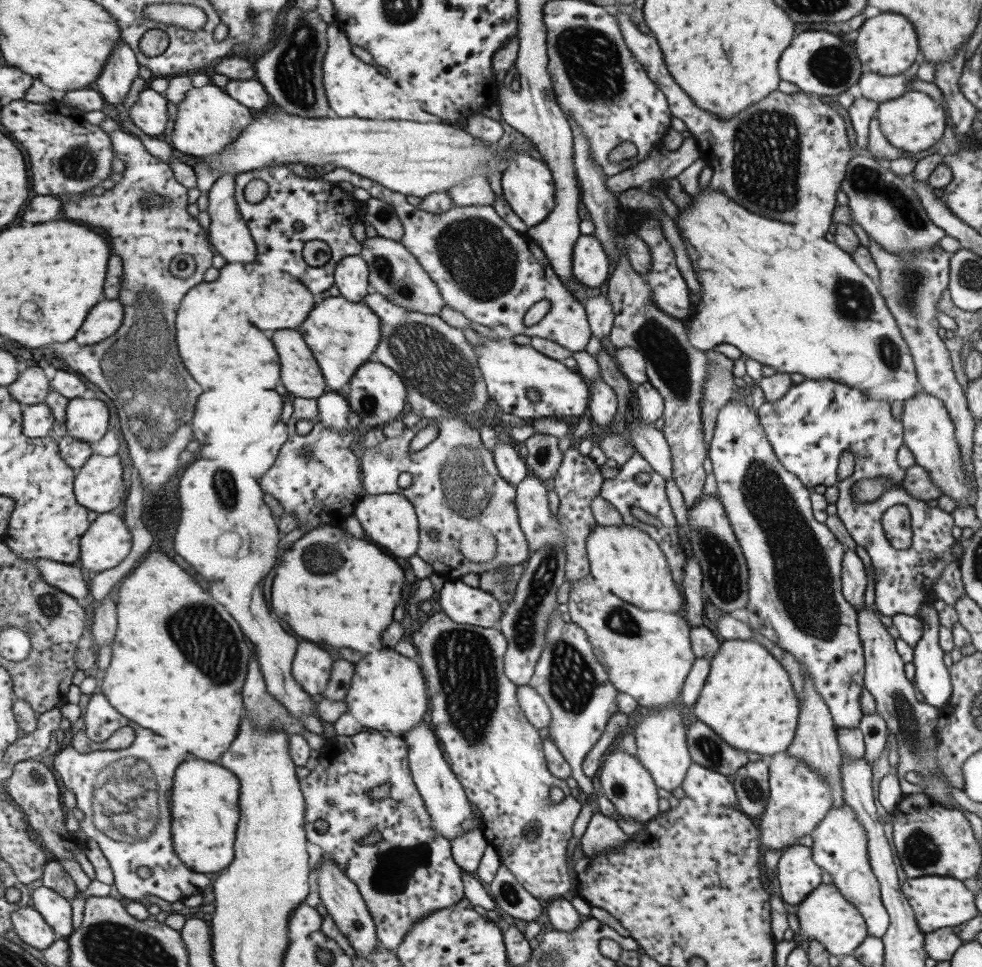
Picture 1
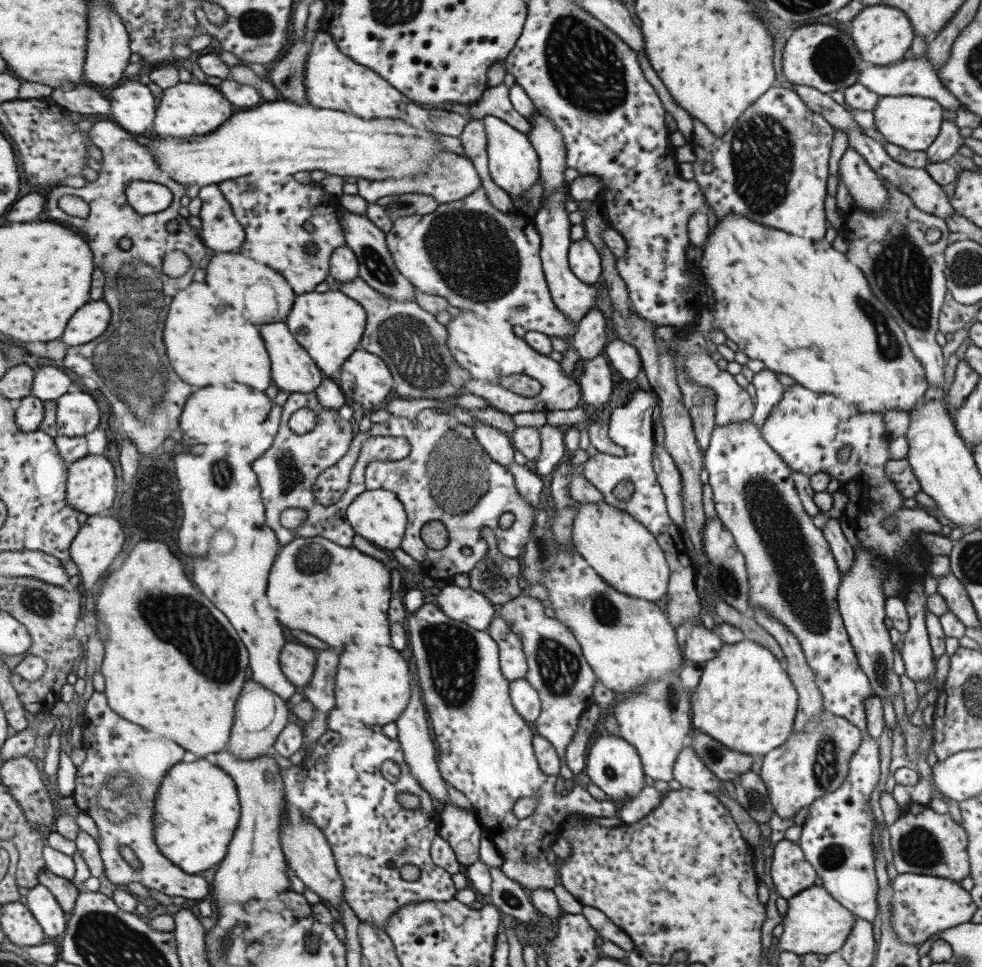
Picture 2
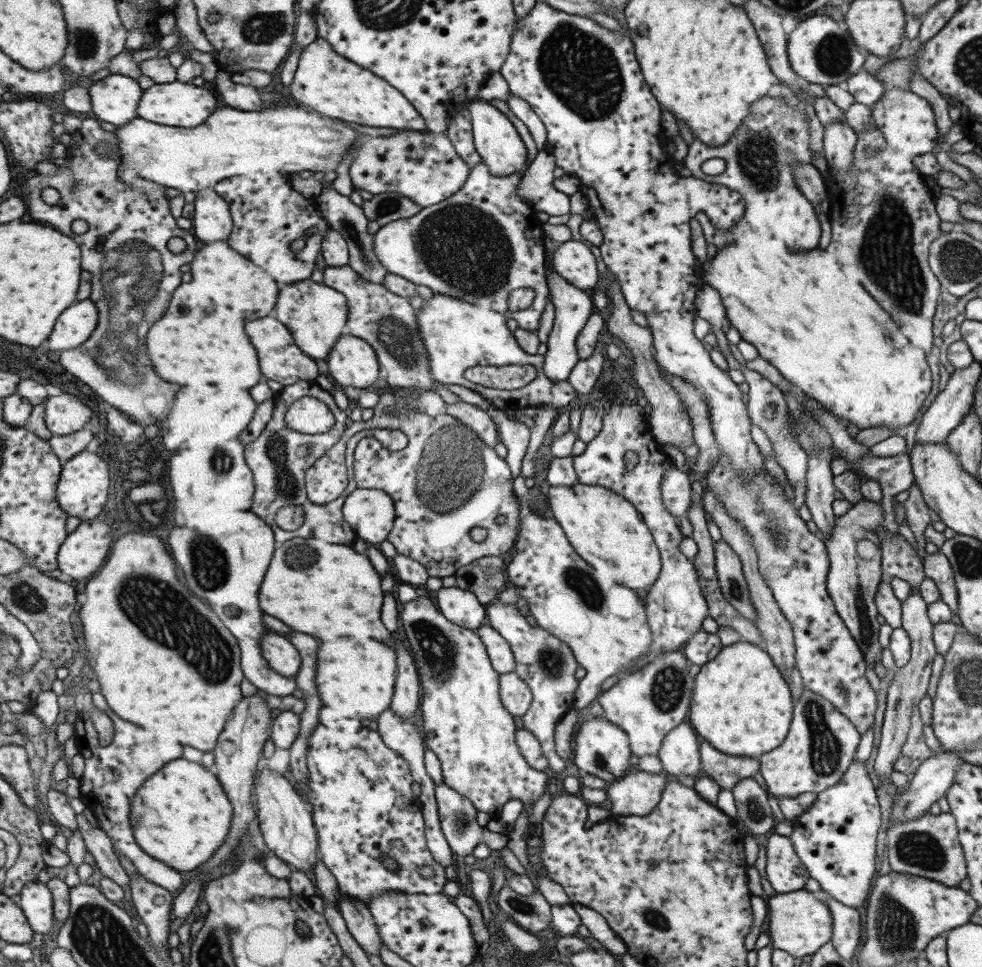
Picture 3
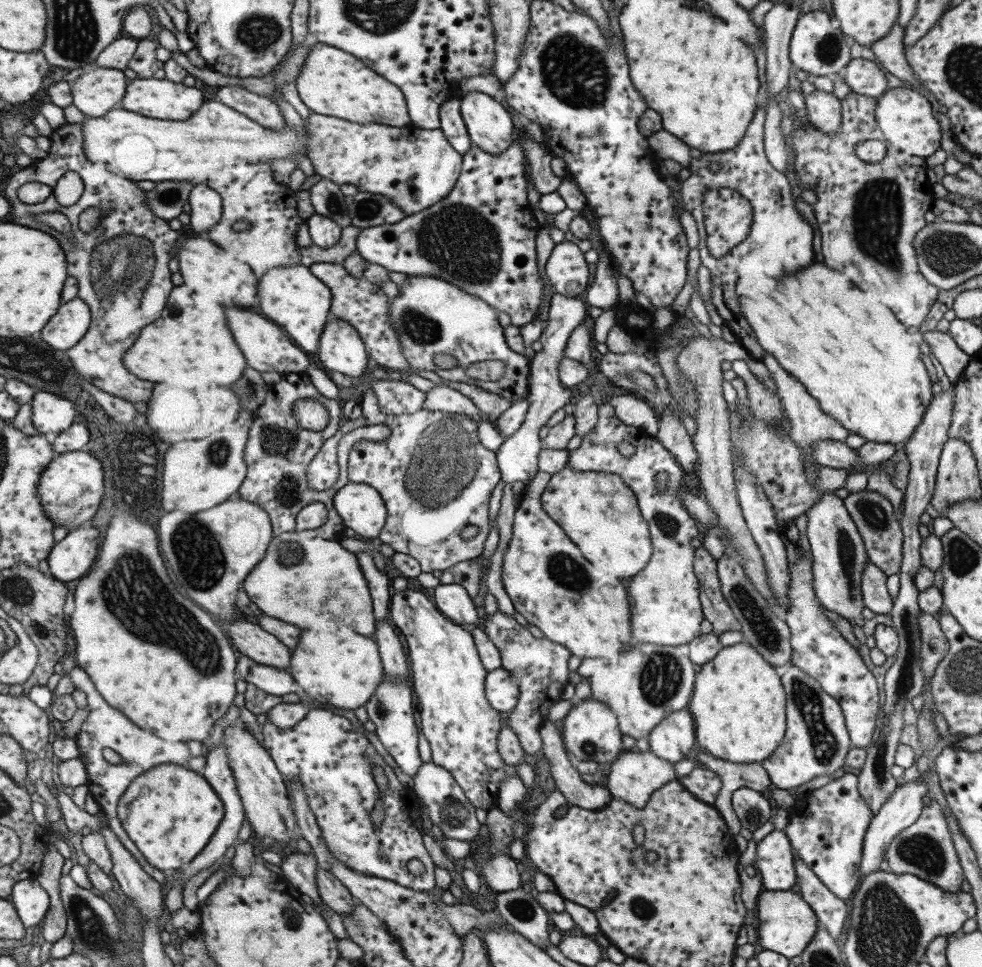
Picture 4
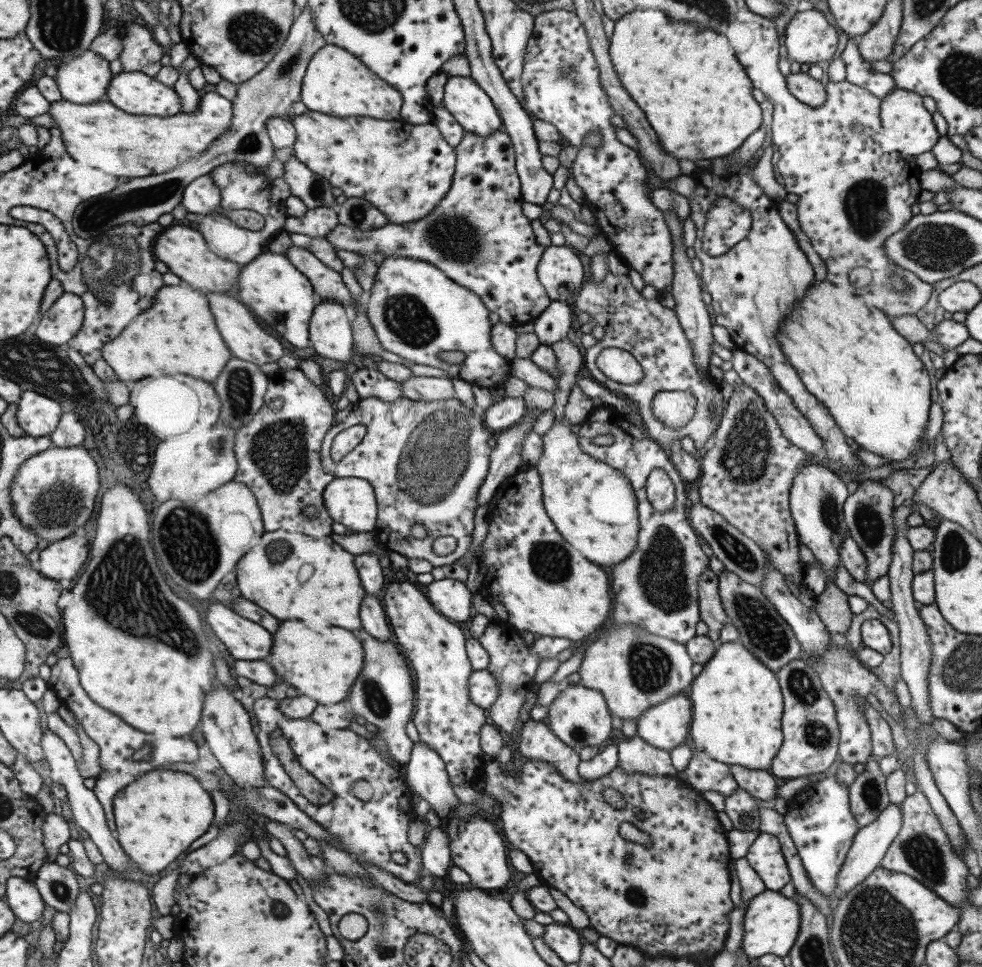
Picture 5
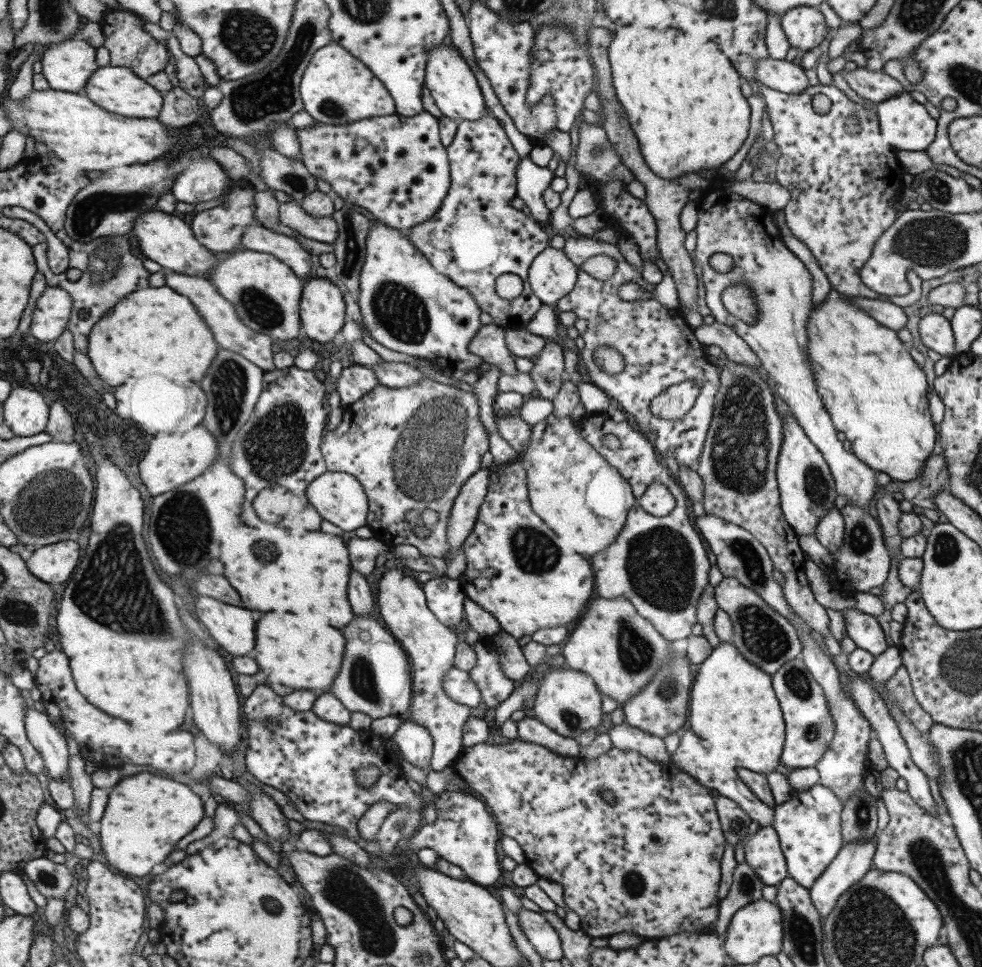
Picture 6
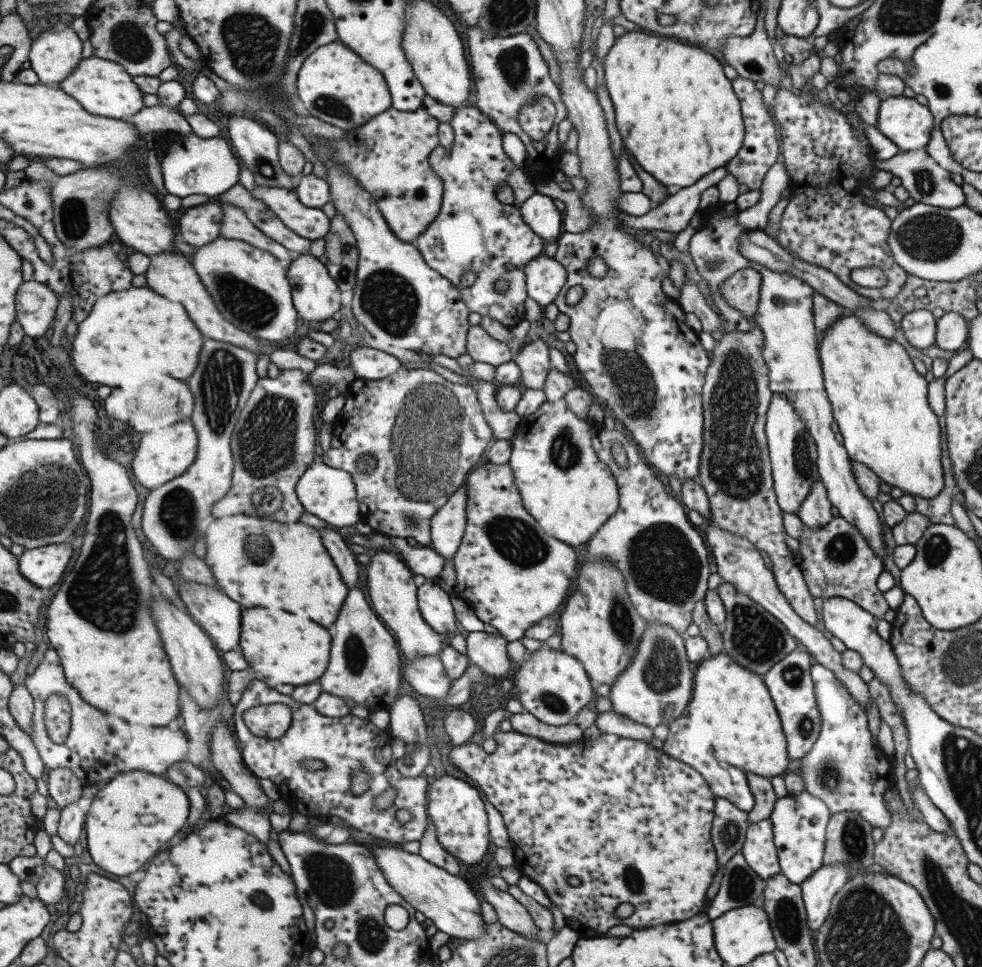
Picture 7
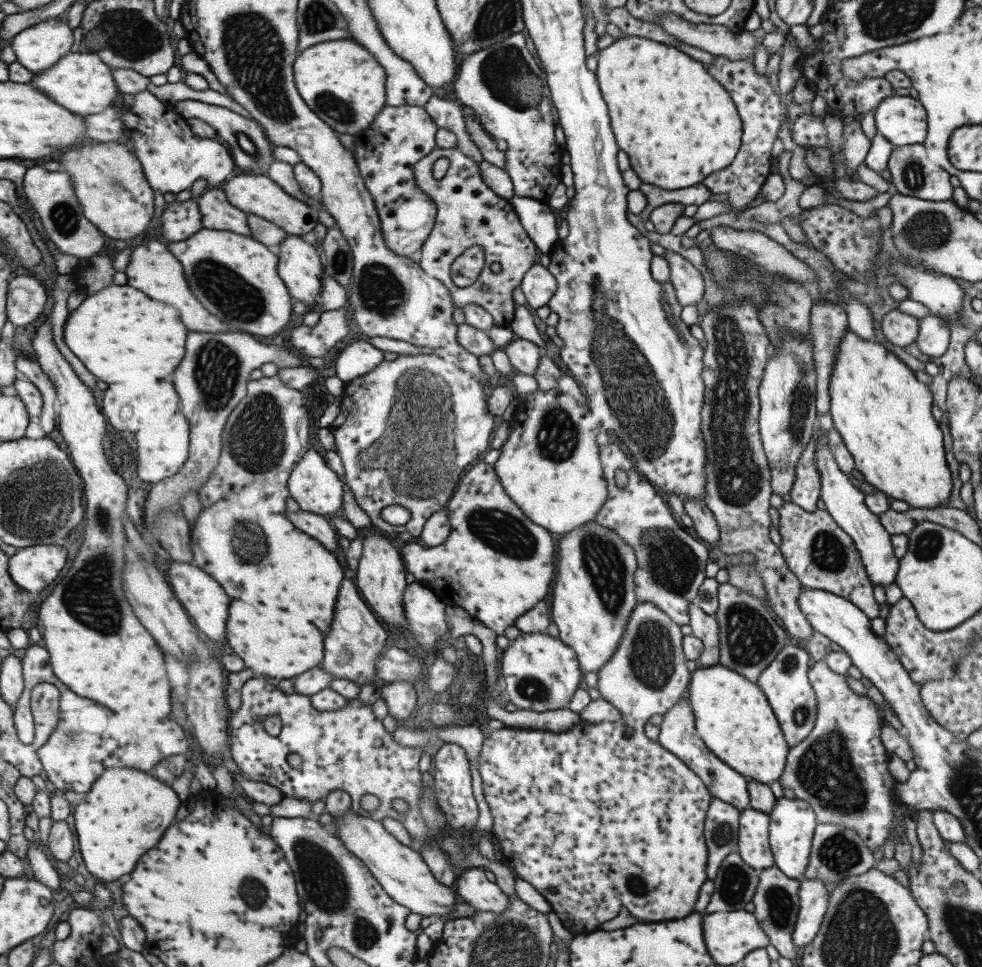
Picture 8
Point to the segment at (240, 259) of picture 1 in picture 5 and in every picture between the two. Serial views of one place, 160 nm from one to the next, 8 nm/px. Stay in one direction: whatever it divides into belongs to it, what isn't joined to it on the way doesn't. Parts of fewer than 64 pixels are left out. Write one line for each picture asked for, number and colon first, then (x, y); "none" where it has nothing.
2: (220, 229)
3: (212, 221)
4: (207, 205)
5: (203, 196)

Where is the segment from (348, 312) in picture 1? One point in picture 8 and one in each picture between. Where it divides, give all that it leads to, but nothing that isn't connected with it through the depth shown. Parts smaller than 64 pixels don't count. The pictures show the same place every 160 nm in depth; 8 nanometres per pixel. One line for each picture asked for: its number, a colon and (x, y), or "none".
2: (331, 326)
3: (317, 314)
4: (294, 296)
5: (284, 298)
6: (267, 293)
7: (250, 285)
8: (237, 277)

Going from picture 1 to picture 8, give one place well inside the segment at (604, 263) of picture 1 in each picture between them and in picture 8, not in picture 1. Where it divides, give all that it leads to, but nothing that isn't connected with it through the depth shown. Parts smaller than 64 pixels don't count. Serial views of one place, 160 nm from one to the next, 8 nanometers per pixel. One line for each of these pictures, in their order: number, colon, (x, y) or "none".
2: (584, 262)
3: (573, 260)
4: (565, 268)
5: (559, 271)
6: (551, 275)
7: (543, 276)
8: (537, 285)

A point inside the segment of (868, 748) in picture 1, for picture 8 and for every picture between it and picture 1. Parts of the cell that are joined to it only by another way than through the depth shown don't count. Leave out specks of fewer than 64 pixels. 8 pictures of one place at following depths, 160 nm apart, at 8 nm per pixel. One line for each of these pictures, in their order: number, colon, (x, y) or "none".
2: (836, 836)
3: (834, 838)
4: (826, 830)
5: (819, 823)
6: (807, 824)
7: (798, 821)
8: (791, 824)

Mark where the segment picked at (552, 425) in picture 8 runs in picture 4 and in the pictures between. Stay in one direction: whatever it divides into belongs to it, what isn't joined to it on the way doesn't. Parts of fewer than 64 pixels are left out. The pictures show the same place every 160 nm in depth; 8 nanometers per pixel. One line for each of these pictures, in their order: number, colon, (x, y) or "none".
4: (596, 510)
5: (592, 506)
6: (572, 489)
7: (567, 490)

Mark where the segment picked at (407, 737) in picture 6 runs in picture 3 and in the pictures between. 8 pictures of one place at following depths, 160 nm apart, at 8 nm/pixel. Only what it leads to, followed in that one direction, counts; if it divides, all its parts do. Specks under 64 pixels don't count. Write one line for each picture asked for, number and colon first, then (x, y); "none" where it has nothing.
3: (456, 815)
4: (445, 804)
5: (424, 771)

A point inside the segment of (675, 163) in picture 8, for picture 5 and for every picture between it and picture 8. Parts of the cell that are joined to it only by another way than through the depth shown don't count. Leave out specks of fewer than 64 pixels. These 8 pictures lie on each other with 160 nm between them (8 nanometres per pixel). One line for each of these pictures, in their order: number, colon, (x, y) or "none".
5: (695, 95)
6: (685, 108)
7: (675, 112)

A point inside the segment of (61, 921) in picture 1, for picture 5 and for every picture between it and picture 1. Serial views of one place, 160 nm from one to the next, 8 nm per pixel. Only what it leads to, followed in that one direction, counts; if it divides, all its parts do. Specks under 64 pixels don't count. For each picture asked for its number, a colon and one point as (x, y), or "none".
2: (46, 908)
3: (37, 900)
4: (33, 901)
5: (23, 896)

